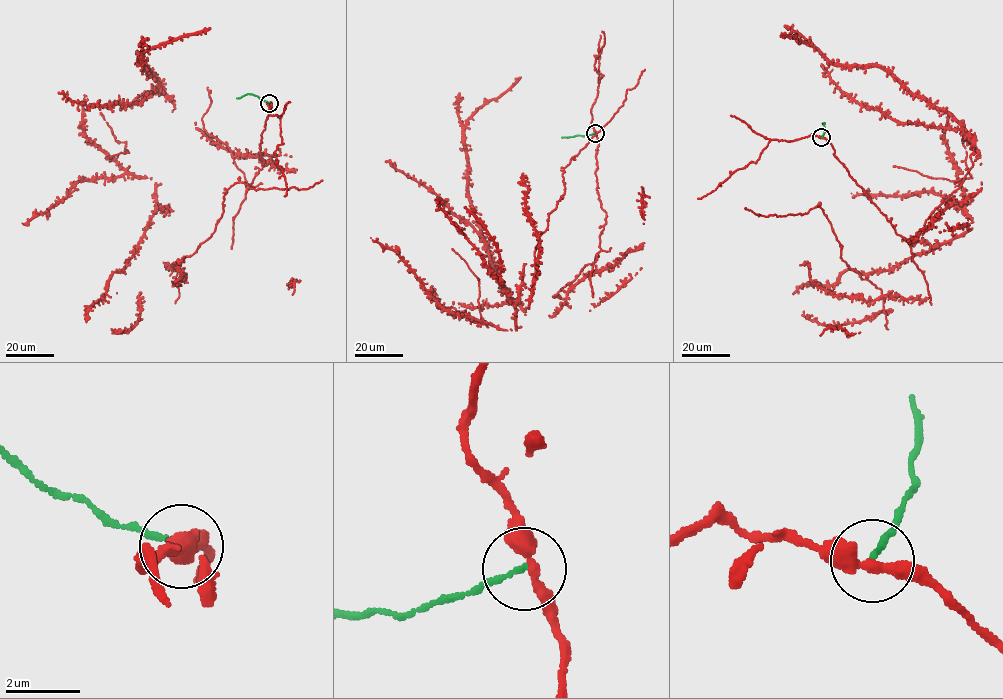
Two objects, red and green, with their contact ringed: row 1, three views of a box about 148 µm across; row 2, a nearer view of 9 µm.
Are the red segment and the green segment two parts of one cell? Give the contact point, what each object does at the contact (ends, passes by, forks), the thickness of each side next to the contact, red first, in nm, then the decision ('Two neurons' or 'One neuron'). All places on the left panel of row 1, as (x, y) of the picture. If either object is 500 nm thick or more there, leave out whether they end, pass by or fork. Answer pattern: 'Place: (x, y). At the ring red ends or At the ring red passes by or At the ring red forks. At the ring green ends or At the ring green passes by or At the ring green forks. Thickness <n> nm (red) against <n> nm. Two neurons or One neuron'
Place: (269, 103). At the ring red passes by. At the ring green ends. Thickness 360 nm (red) against 150 nm. Two neurons

